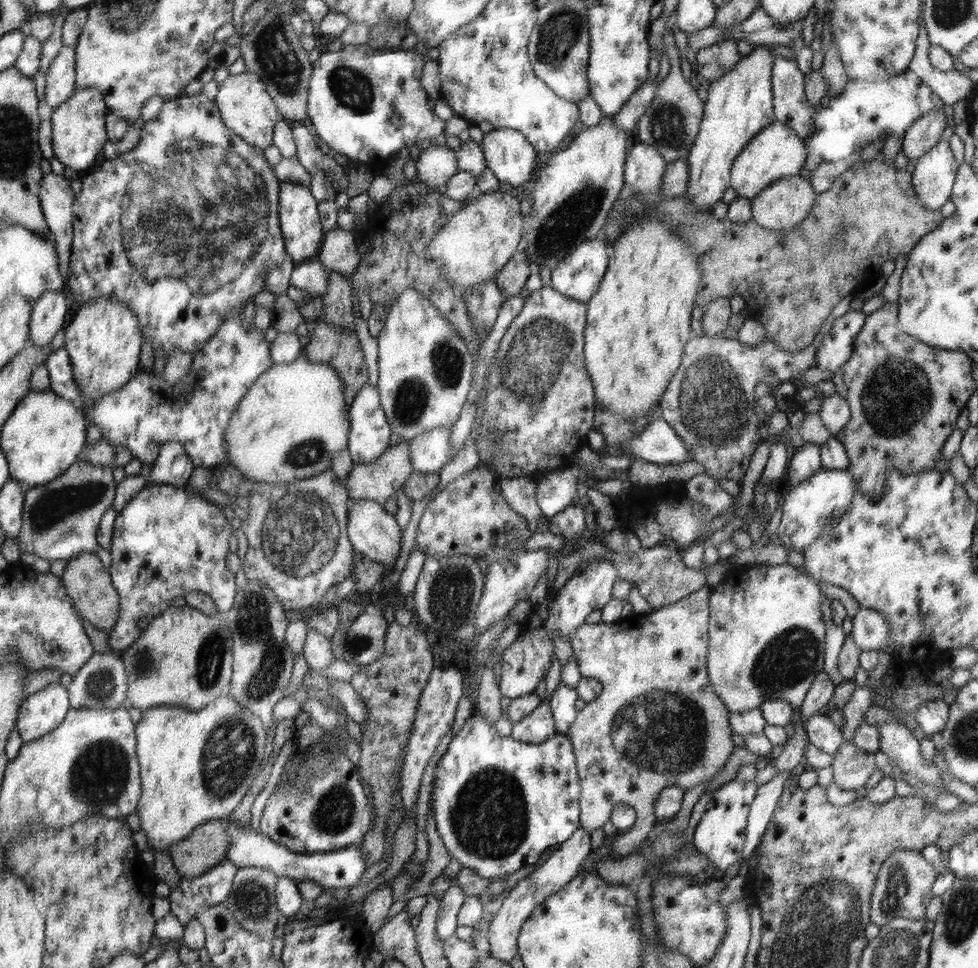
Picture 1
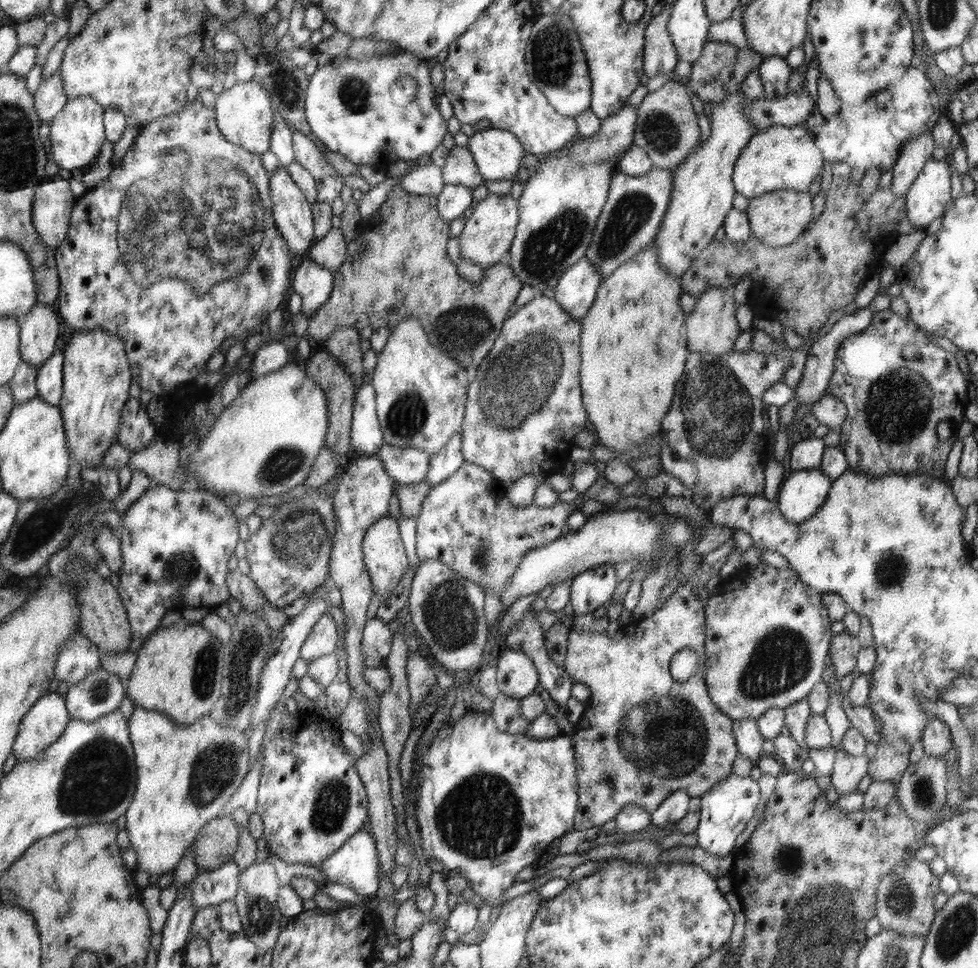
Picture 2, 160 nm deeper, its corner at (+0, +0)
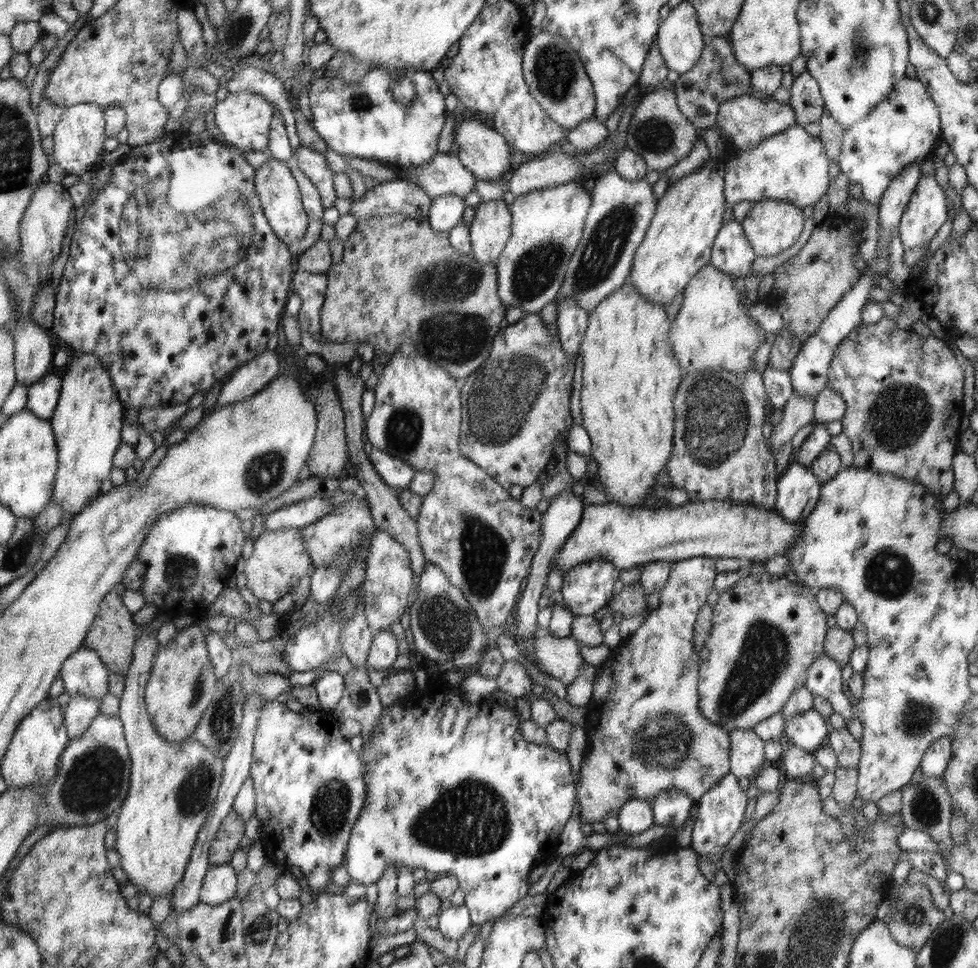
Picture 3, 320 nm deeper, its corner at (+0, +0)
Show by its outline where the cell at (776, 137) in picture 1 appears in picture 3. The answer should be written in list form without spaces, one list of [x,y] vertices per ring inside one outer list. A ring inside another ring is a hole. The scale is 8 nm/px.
[[[794,125],[778,135],[771,136],[752,150],[731,149],[730,160],[725,164],[725,201],[728,206],[736,203],[761,200],[784,200],[798,208],[814,206],[824,194],[827,194],[830,176],[828,176],[830,161],[821,138],[810,136],[802,127]]]

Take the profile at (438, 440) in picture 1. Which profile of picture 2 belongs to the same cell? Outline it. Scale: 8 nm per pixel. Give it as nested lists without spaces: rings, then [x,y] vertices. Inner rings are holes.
[[[382,443],[377,456],[388,476],[398,485],[414,485],[425,481],[426,474],[432,466],[430,455],[415,445]]]

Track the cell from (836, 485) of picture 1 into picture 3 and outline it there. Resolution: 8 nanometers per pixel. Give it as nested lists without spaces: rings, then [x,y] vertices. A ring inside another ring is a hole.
[[[792,462],[777,480],[774,510],[789,522],[805,522],[821,498],[822,482],[810,468]]]

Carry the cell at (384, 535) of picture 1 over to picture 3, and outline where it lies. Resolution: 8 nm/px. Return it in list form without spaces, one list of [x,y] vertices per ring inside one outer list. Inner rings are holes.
[[[378,529],[372,534],[366,559],[365,579],[360,591],[365,604],[363,613],[366,615],[368,626],[375,632],[390,629],[408,606],[408,596],[412,590],[415,573],[410,570],[411,560],[408,560],[408,553],[404,545],[386,533],[386,530]]]

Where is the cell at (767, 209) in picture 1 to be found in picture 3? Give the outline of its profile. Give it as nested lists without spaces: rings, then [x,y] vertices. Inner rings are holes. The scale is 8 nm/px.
[[[761,200],[753,203],[748,216],[741,220],[743,231],[754,253],[760,257],[773,257],[790,248],[804,228],[804,214],[797,205],[784,200]]]

